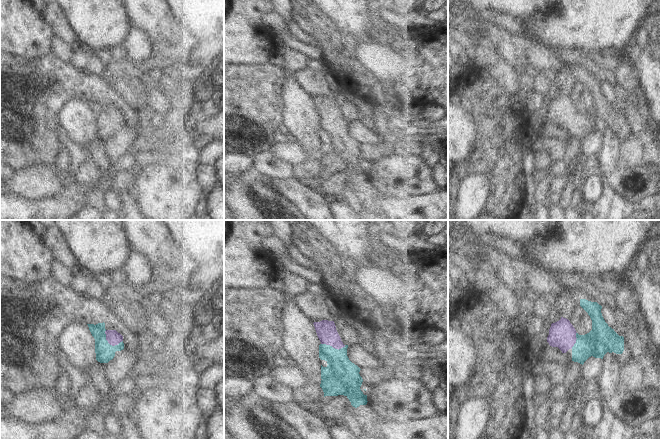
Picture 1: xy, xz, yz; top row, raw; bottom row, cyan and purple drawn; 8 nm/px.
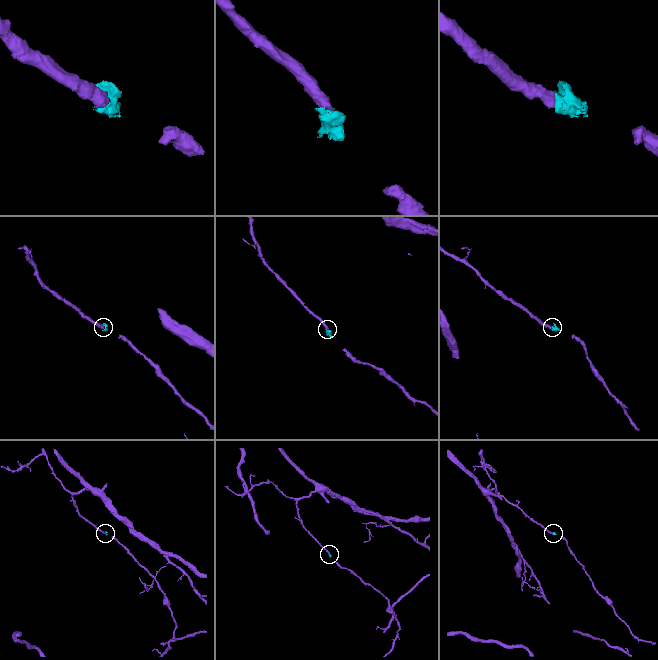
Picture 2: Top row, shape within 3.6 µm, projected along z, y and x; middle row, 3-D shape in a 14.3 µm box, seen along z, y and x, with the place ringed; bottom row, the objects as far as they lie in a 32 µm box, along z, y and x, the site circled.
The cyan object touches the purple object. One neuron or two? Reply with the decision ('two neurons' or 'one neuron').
one neuron

